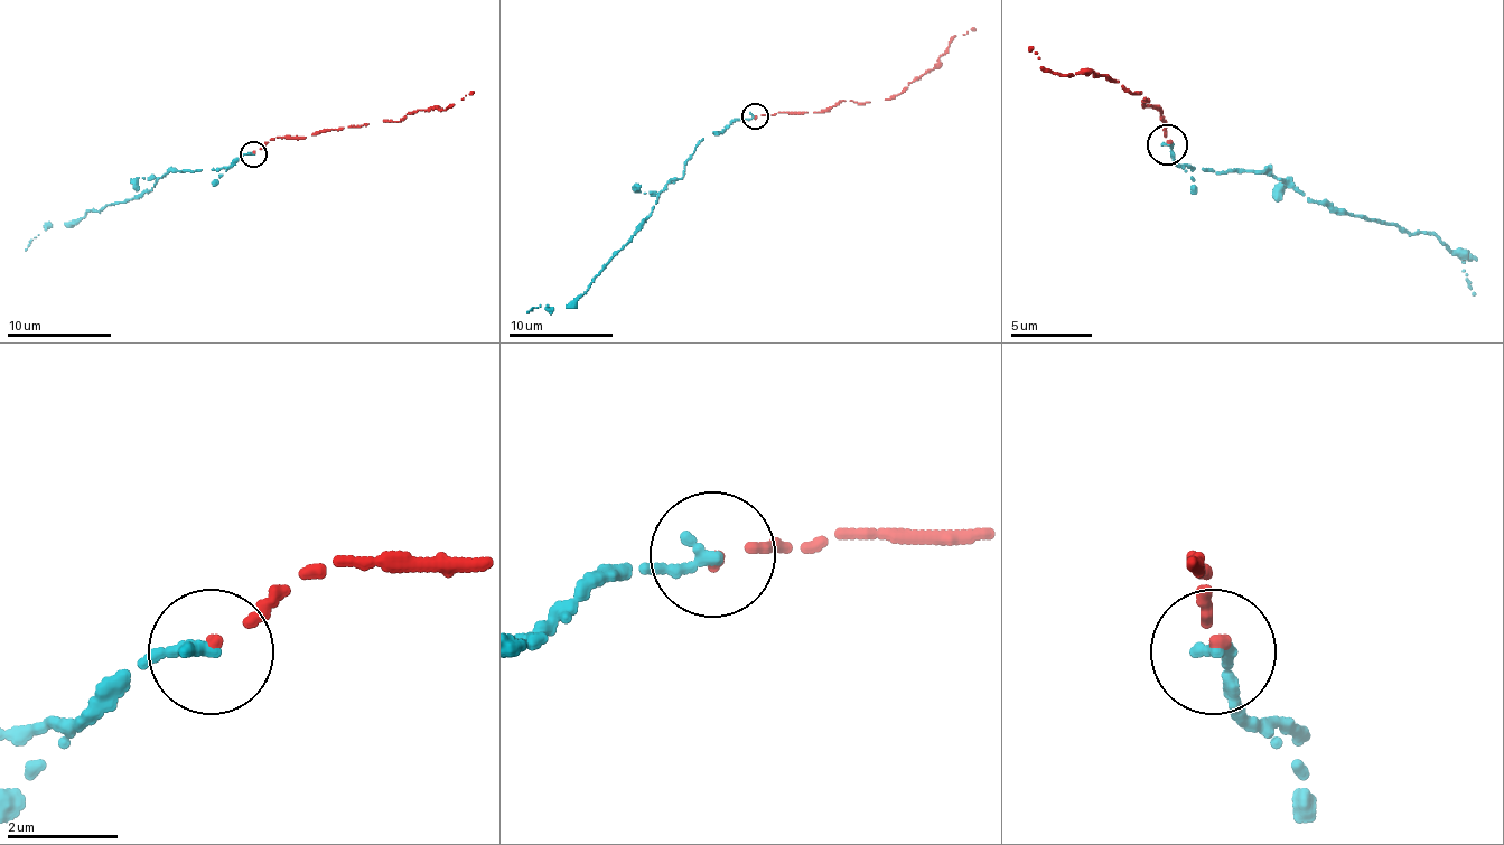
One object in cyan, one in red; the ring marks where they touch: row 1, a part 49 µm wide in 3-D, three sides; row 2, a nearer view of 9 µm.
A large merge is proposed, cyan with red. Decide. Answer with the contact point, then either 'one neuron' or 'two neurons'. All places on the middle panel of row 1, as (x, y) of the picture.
at (755, 116); one neuron

